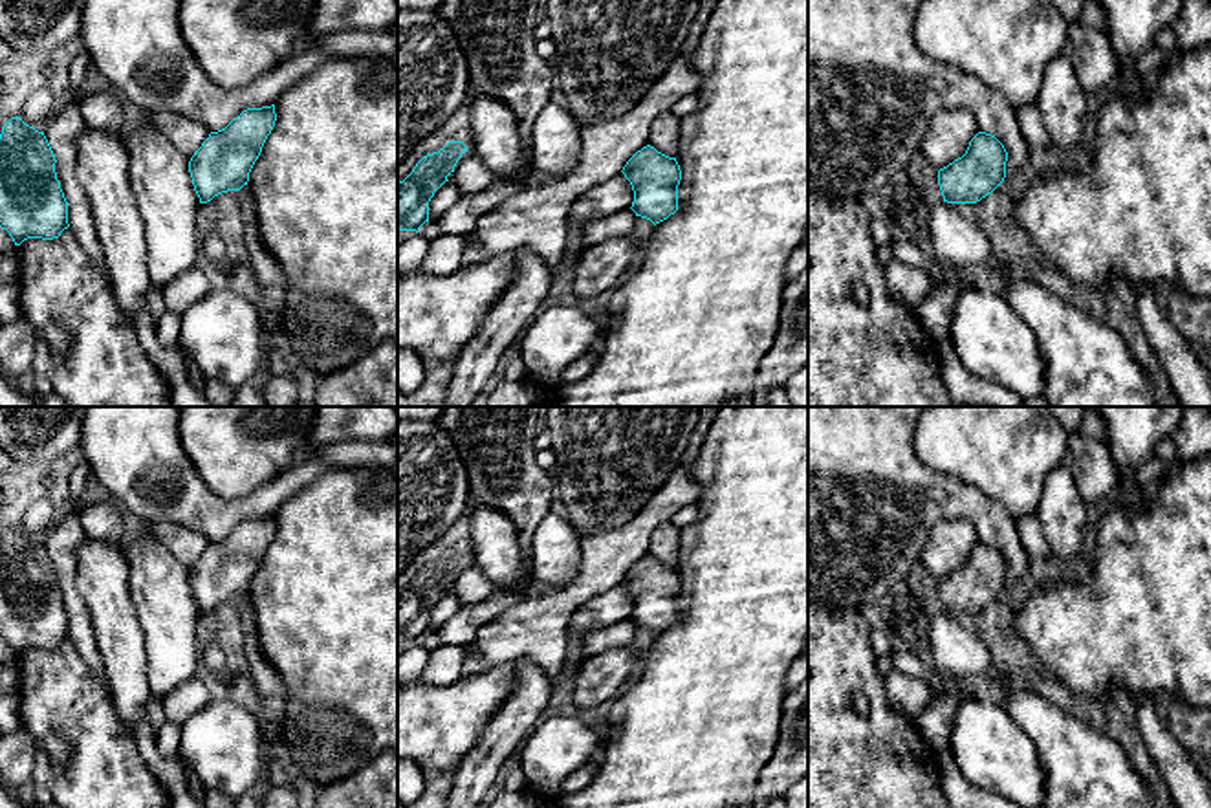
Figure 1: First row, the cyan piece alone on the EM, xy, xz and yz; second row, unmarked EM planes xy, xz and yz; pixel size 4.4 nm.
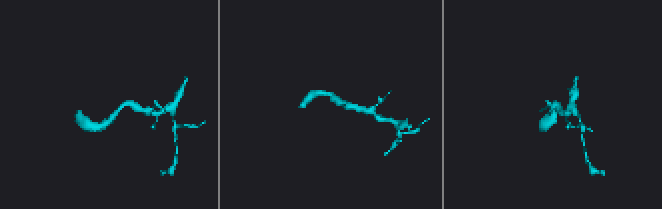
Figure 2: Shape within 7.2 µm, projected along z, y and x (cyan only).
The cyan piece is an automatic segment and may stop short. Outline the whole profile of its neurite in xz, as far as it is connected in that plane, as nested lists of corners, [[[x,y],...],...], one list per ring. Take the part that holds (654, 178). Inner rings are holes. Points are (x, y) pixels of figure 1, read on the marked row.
[[[647,145],[638,150],[621,170],[634,191],[632,211],[654,225],[678,211],[678,185],[682,170],[676,158],[669,158]]]

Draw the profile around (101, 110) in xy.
[[[112,88],[103,92],[82,93],[79,108],[84,126],[119,134],[125,125],[123,104],[125,99]]]

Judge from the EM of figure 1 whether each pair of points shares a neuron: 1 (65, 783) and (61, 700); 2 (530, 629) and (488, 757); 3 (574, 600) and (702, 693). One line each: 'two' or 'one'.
1: one
2: two
3: two

